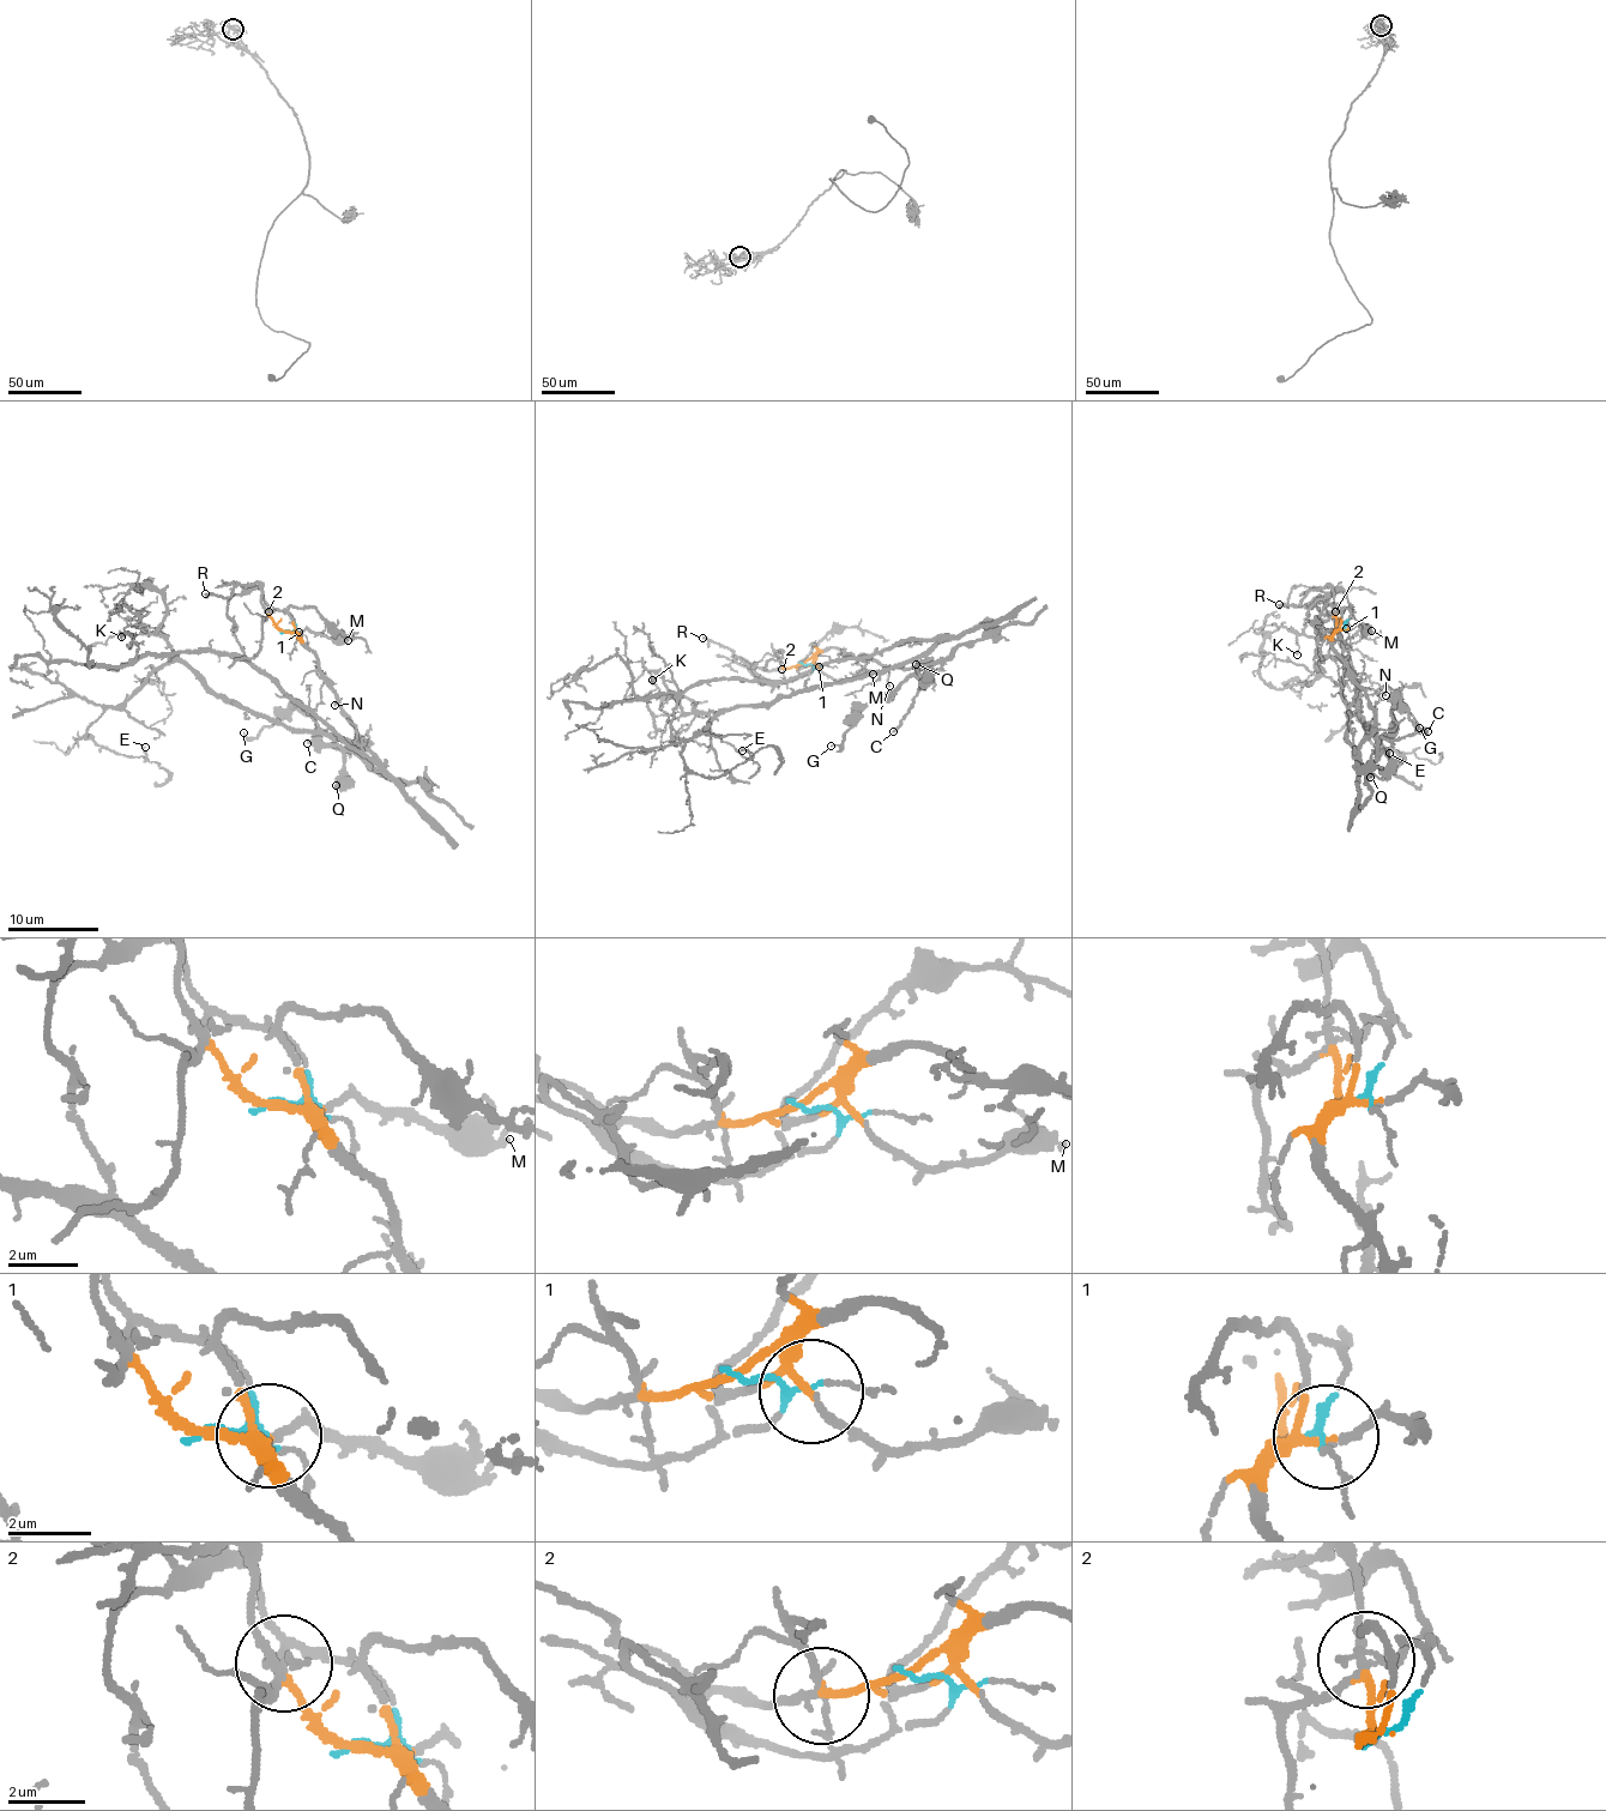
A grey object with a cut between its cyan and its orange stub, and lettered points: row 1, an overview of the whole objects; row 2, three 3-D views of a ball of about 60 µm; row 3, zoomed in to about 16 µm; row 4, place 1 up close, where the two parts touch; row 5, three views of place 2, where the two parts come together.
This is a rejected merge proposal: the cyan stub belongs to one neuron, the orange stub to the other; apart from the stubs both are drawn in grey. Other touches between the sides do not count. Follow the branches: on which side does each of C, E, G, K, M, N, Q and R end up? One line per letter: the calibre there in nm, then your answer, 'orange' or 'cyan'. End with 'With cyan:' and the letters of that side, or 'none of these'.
C: calibre 200 nm; orange
E: calibre 100 nm; cyan
G: calibre 100 nm; orange
K: calibre 110 nm; cyan
M: calibre 340 nm; orange
N: calibre 130 nm; orange
Q: calibre 150 nm; orange
R: calibre 160 nm; orange
With cyan: E, K

